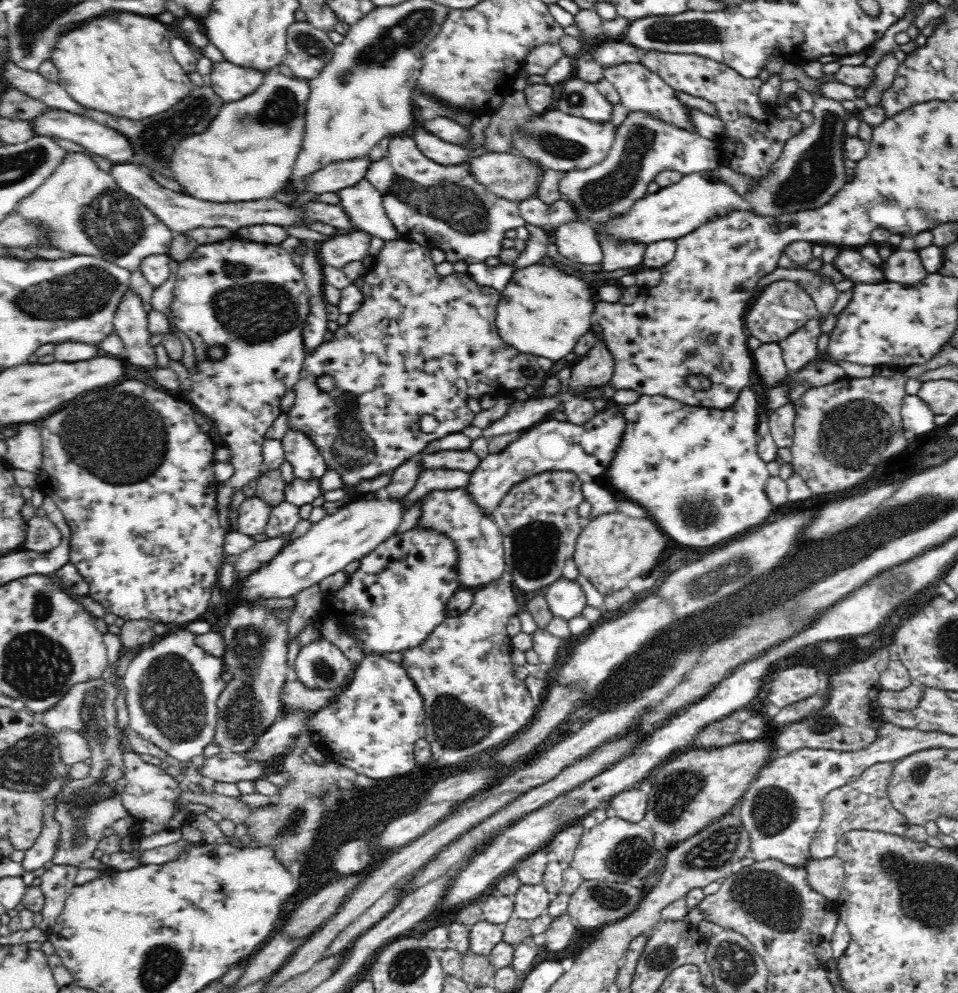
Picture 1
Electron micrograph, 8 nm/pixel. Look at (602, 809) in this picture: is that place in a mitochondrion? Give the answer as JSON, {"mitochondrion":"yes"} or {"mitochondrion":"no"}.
{"mitochondrion":"no"}

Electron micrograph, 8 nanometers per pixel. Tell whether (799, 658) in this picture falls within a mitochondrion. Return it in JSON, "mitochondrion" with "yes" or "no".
{"mitochondrion":"no"}

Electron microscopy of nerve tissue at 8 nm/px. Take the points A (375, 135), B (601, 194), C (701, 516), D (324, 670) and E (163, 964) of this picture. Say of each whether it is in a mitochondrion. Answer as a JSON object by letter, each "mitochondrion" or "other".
{"A":"other","B":"mitochondrion","C":"mitochondrion","D":"mitochondrion","E":"mitochondrion"}

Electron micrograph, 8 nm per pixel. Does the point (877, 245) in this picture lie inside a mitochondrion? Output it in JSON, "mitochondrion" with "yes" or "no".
{"mitochondrion":"no"}

